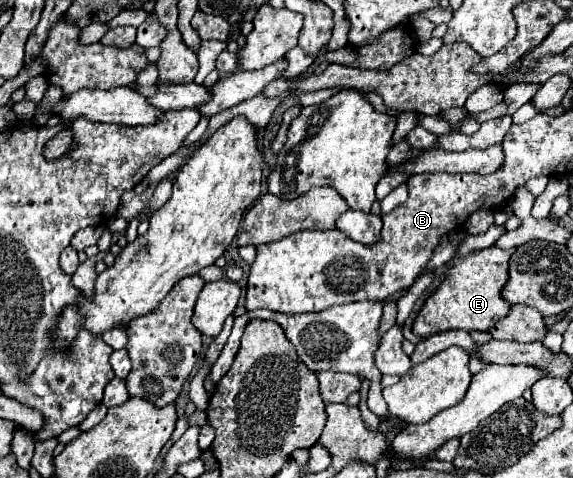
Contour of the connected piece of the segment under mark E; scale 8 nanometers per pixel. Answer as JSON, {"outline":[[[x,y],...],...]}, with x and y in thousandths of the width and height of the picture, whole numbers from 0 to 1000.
{"outline":[[[852,517],[841,525],[824,525],[817,538],[796,538],[782,559],[775,588],[729,651],[719,692],[733,705],[750,705],[782,688],[852,692],[873,663],[883,663],[890,646],[890,638],[873,621],[873,609],[887,588],[890,533],[890,521]]]}

